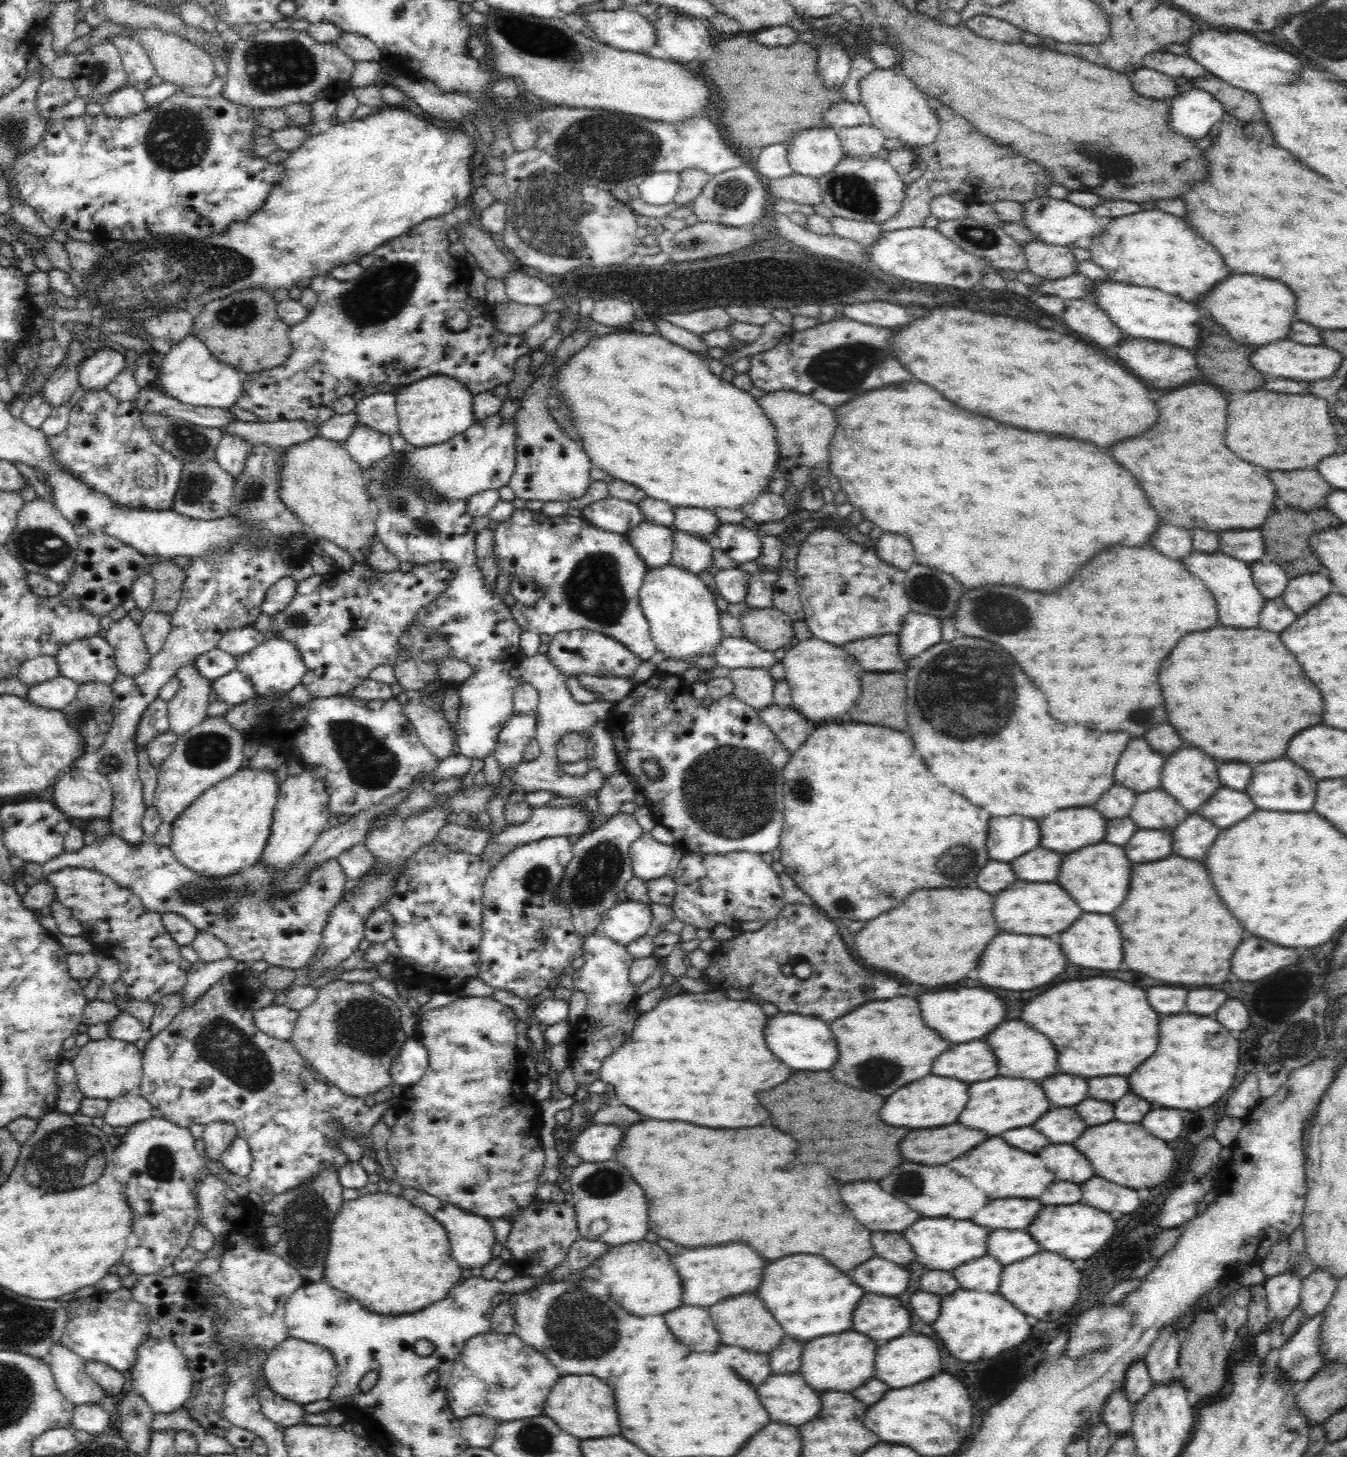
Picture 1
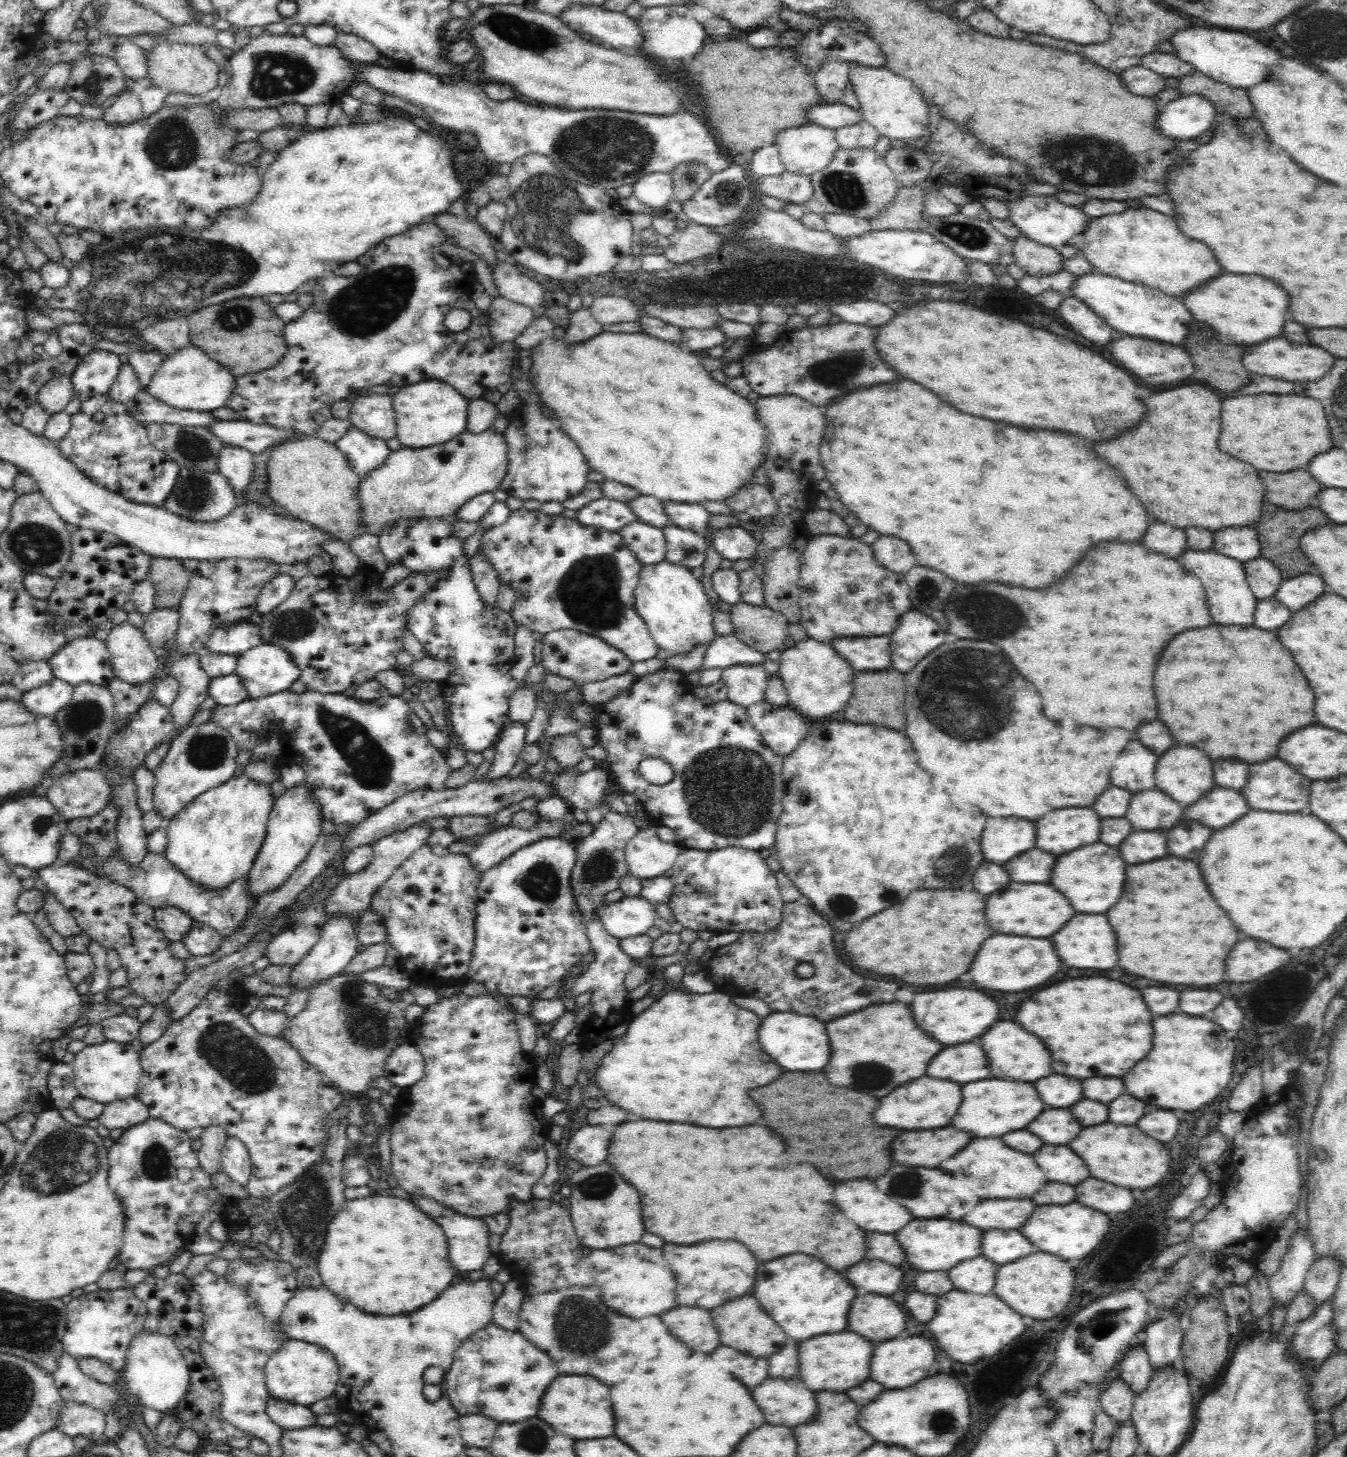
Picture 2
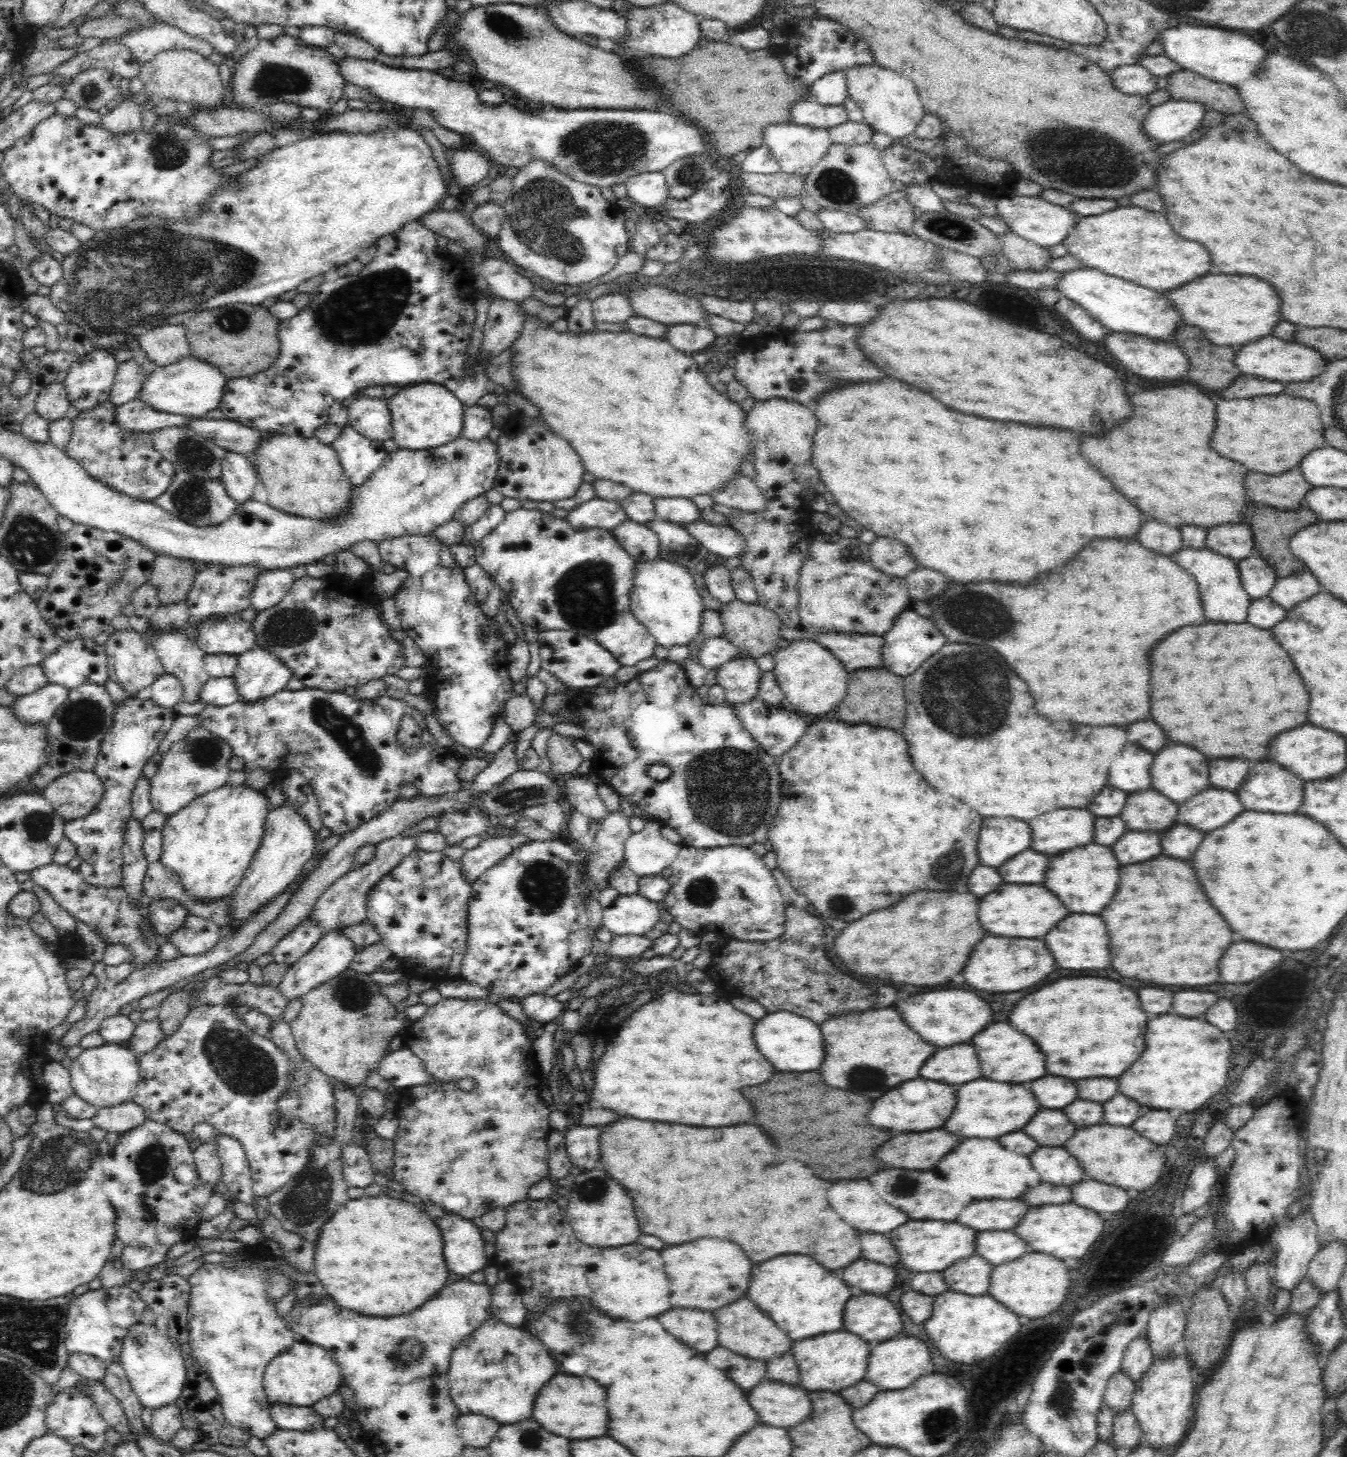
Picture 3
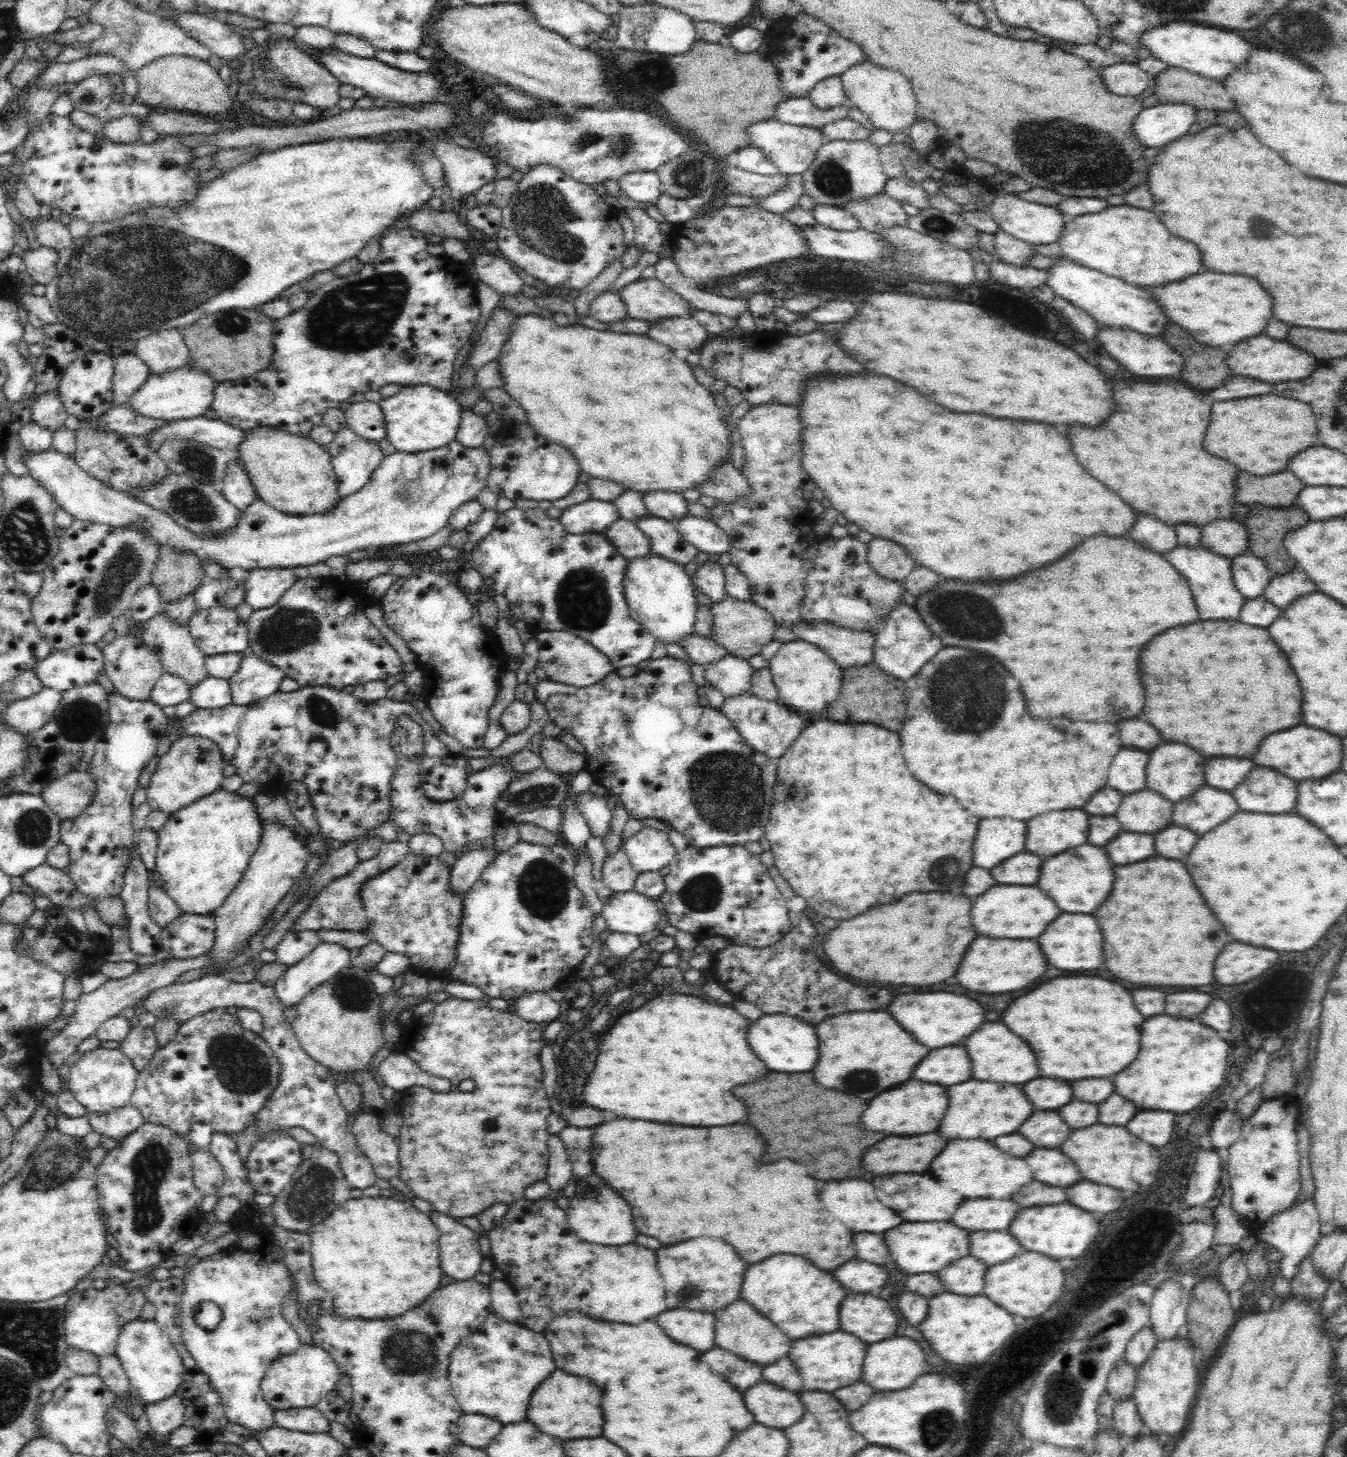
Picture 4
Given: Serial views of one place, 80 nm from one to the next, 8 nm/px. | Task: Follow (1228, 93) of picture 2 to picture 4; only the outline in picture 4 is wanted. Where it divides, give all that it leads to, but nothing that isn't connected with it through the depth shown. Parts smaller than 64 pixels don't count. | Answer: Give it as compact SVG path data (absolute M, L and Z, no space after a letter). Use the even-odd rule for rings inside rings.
M1170 66L1152 78L1155 80L1152 95L1160 104L1176 103L1214 111L1235 109L1222 81Z

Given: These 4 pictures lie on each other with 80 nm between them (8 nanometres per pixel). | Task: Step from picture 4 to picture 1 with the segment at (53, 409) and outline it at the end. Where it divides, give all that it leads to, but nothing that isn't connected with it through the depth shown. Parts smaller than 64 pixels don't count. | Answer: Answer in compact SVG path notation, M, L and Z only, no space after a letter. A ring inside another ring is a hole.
M58 367L41 388L41 396L53 407L66 405L78 388L79 367Z

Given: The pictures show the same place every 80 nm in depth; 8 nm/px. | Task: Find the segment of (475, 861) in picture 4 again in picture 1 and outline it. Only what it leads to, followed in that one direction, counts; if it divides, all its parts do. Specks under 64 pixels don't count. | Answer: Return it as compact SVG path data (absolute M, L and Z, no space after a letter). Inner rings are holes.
M566 805L561 809L550 809L550 807L535 808L532 811L530 820L525 823L504 827L504 830L500 830L498 834L492 834L488 838L488 842L484 847L484 850L478 854L480 860L488 863L496 862L503 858L505 854L512 852L516 847L543 839L552 837L567 837L569 839L576 839L584 833L584 829L591 822L589 814L584 814L584 807L580 810L574 809L571 805Z

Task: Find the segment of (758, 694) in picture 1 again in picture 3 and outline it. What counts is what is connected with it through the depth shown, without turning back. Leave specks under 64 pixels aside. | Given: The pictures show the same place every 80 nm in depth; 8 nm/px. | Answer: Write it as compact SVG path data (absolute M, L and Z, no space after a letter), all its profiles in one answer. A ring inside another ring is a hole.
M746 656L730 658L714 670L716 685L724 689L727 704L740 704L756 697L761 672L754 659Z

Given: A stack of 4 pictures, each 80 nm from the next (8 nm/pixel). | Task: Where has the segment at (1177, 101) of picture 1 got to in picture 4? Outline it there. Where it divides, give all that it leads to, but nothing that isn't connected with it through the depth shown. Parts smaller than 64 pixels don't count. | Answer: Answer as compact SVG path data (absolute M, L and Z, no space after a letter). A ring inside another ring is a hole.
M1158 103L1140 110L1132 122L1132 133L1144 148L1160 148L1184 136L1194 122L1195 108L1176 103Z

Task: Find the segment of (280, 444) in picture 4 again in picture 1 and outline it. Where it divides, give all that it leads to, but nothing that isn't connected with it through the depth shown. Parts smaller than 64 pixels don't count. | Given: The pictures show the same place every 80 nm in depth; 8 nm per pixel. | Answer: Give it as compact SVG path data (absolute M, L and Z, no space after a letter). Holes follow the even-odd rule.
M310 438L305 442L290 446L281 452L279 463L278 499L288 507L292 514L302 522L305 529L314 532L315 538L324 538L334 545L347 550L356 563L364 564L362 548L366 547L375 537L375 510L372 500L366 495L367 474L363 473L356 462L348 455L348 451L338 442L324 438Z

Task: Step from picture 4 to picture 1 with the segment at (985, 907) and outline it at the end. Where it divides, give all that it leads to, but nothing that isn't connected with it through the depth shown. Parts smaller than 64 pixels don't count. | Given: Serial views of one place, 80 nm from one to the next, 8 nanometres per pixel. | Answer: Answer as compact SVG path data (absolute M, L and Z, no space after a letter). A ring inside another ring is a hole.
M1016 880L1014 886L1008 886L994 898L996 926L1010 934L1028 934L1028 936L1060 934L1080 916L1082 916L1082 910L1078 908L1078 904L1058 884Z

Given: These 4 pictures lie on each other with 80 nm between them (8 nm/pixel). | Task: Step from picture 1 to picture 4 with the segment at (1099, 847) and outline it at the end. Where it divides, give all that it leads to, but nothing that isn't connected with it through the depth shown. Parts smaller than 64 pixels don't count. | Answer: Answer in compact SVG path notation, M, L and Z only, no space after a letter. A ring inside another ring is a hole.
M1082 844L1074 850L1066 850L1042 862L1038 884L1062 912L1068 914L1092 914L1104 898L1108 898L1108 890L1112 890L1112 864L1108 862L1102 848Z

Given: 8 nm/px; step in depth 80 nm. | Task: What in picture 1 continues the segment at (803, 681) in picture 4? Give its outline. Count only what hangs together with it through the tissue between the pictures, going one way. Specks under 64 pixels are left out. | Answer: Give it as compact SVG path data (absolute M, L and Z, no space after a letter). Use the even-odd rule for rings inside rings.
M811 637L787 647L781 662L785 670L784 680L790 687L791 707L809 721L832 721L848 712L860 696L859 676L863 670L842 647Z

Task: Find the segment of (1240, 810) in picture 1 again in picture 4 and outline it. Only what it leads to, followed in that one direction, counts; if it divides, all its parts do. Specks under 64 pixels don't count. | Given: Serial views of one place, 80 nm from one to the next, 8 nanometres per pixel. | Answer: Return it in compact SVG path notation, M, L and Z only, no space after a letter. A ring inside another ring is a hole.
M1204 784L1196 792L1173 803L1172 822L1182 826L1182 828L1196 832L1196 834L1206 834L1208 830L1216 828L1218 824L1228 820L1237 811L1237 802L1229 791L1221 791Z

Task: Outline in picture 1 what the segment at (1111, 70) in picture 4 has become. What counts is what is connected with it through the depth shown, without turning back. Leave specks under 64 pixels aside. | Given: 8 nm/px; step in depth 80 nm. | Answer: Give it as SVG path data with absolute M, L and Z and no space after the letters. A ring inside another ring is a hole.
M1138 67L1128 75L1132 89L1139 95L1156 100L1170 100L1175 96L1174 78L1151 68Z

